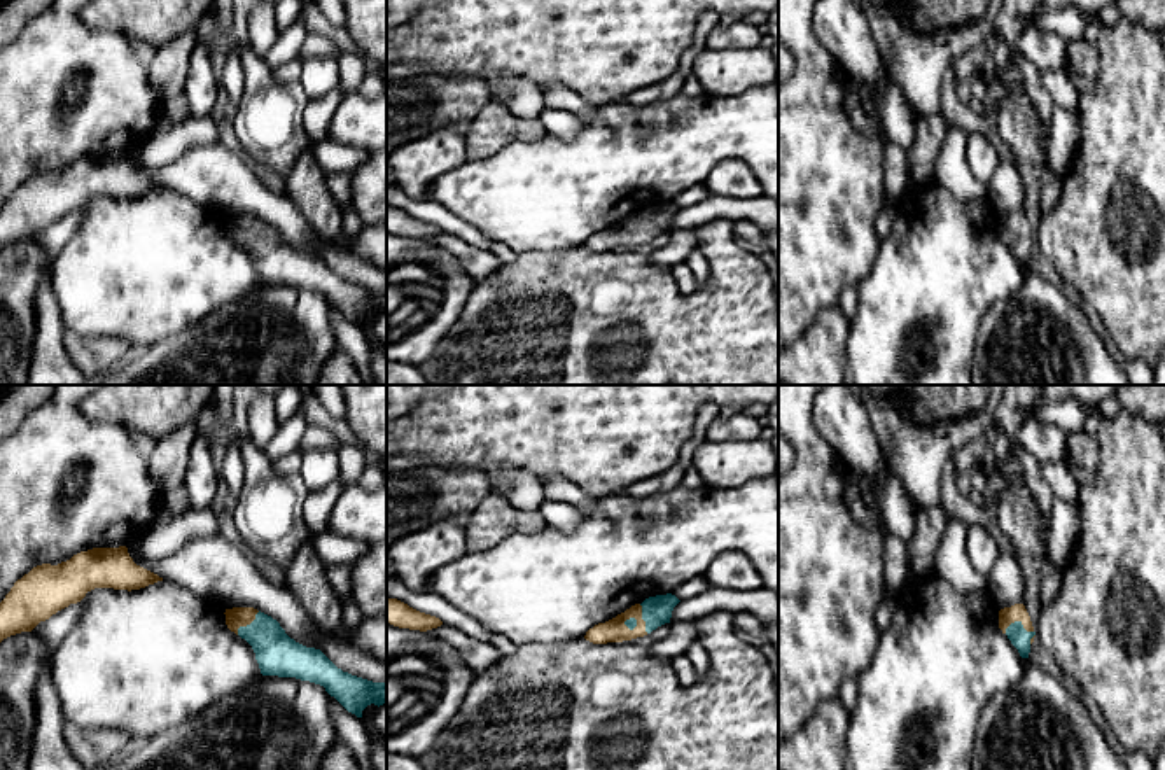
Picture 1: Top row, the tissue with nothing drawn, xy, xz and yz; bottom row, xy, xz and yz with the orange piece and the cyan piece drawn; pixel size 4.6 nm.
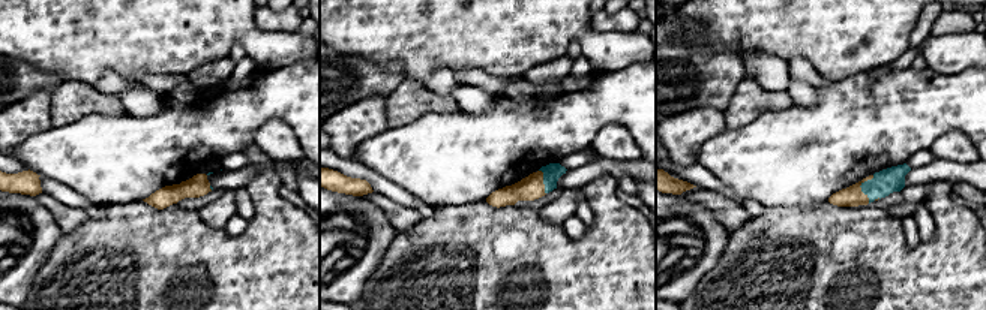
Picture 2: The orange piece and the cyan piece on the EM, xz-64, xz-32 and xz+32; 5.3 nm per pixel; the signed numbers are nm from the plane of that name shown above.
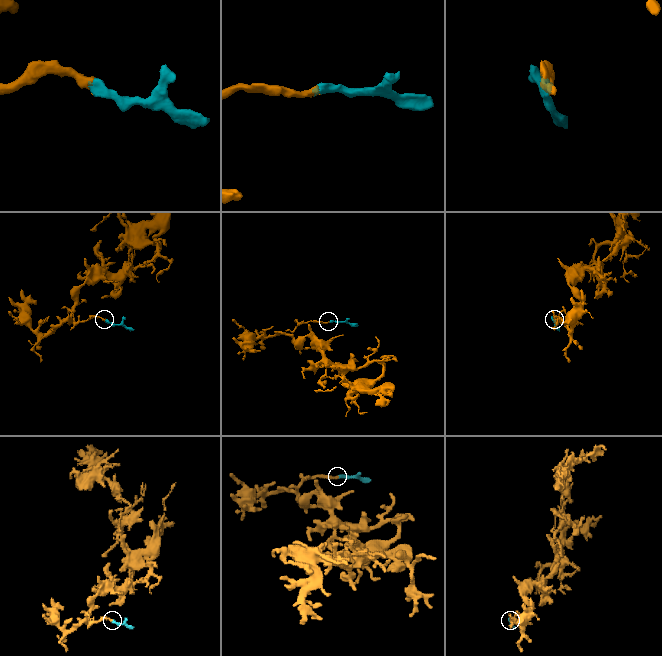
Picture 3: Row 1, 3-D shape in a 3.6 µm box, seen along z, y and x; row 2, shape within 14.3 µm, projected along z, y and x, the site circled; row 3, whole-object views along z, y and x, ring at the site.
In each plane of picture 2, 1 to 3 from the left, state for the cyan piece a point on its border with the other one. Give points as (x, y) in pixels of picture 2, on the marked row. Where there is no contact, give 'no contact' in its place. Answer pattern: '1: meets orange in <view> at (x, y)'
1: meets orange in xz-64 at (209, 187)
2: meets orange in xz-32 at (542, 181)
3: meets orange in xz+32 at (860, 187)

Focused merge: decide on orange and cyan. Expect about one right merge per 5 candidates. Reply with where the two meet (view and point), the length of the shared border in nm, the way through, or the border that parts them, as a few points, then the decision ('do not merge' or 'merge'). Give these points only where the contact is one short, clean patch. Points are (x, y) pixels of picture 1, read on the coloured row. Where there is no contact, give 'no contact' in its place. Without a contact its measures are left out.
meets orange in yz at (1024, 627); contact 150 nm long; runs through yz (1015, 613), (1015, 618), (1024, 627), (1017, 634); merge

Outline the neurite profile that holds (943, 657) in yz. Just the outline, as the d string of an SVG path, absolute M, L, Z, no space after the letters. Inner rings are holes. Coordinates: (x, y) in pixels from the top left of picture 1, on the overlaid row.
M917 579L903 590L871 663L857 677L845 770L973 770L985 705L1029 667L999 628L999 611L945 579Z

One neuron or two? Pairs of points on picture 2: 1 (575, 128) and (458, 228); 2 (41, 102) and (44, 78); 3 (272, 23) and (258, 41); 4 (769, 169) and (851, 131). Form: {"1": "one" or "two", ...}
{"1": "two", "2": "two", "3": "two", "4": "one"}

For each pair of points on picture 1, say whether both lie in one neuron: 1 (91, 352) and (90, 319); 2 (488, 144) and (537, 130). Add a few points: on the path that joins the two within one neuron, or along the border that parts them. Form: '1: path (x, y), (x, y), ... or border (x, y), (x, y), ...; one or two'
1: border (67, 329), (77, 335), (125, 338); two
2: path (501, 132), (525, 130); one

